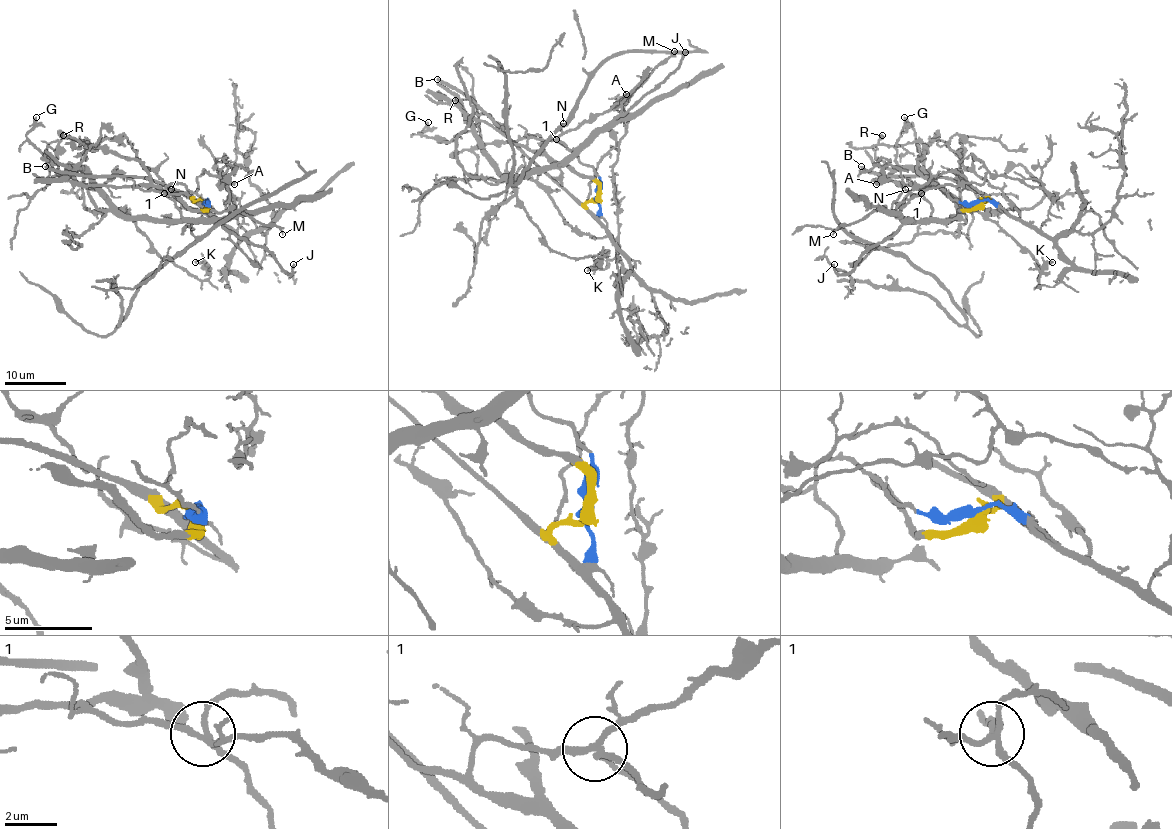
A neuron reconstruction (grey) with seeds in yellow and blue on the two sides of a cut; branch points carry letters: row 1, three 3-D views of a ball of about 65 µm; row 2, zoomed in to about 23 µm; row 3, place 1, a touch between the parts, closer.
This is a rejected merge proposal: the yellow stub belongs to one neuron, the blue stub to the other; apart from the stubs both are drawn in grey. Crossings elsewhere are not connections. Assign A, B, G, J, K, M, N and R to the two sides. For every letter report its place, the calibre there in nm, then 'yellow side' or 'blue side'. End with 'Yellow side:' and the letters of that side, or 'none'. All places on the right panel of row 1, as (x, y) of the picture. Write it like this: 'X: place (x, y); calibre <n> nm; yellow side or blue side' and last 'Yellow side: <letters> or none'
A: place (876, 184); calibre 240 nm; blue side
B: place (861, 166); calibre 280 nm; yellow side
G: place (904, 117); calibre 320 nm; blue side
J: place (834, 264); calibre 200 nm; blue side
K: place (1052, 262); calibre 260 nm; blue side
M: place (833, 234); calibre 110 nm; yellow side
N: place (905, 189); calibre 150 nm; yellow side
R: place (882, 135); calibre 400 nm; yellow side
Yellow side: B, M, N, R

